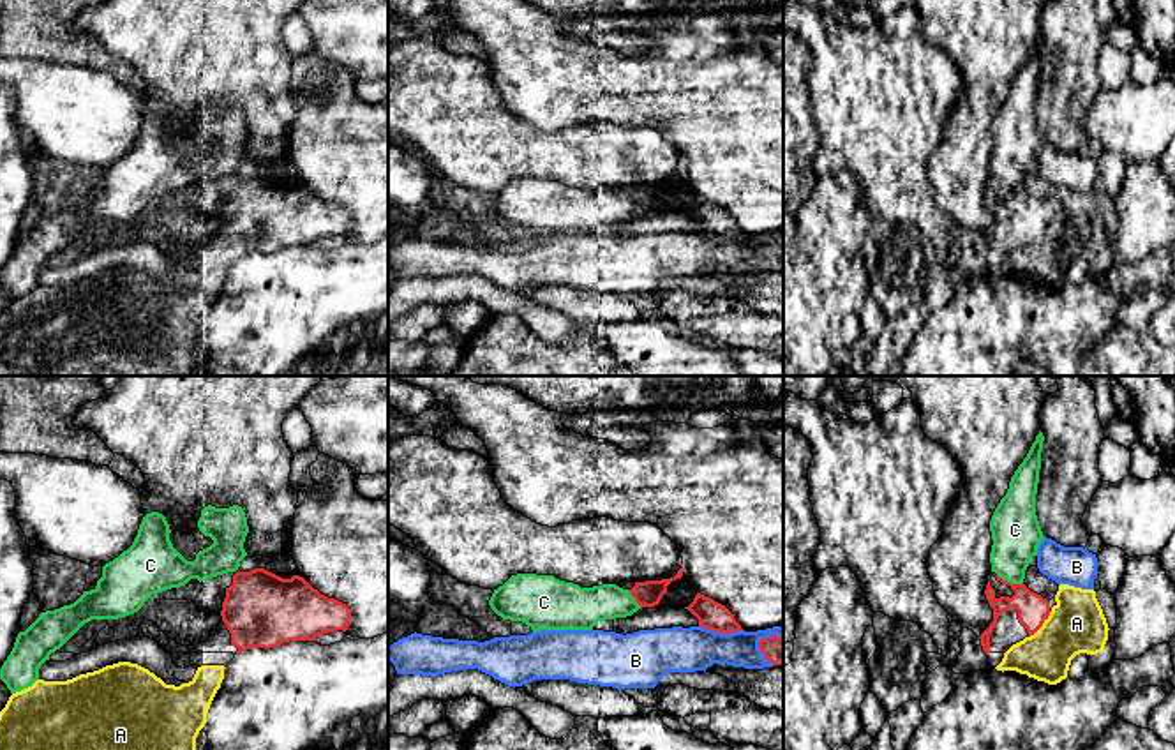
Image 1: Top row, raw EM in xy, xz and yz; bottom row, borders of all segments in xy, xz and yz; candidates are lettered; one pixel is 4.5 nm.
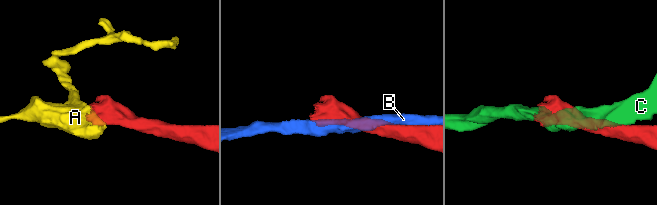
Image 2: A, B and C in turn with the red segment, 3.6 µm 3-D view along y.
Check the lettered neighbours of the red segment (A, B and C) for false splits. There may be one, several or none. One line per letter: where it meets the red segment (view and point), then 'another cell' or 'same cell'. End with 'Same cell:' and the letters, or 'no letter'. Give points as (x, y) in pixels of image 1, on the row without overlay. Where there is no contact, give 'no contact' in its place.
A: yz (1041, 230) | another cell
B: xz (720, 235) | another cell
C: yz (1010, 187) | another cell
Same cell: no letter

